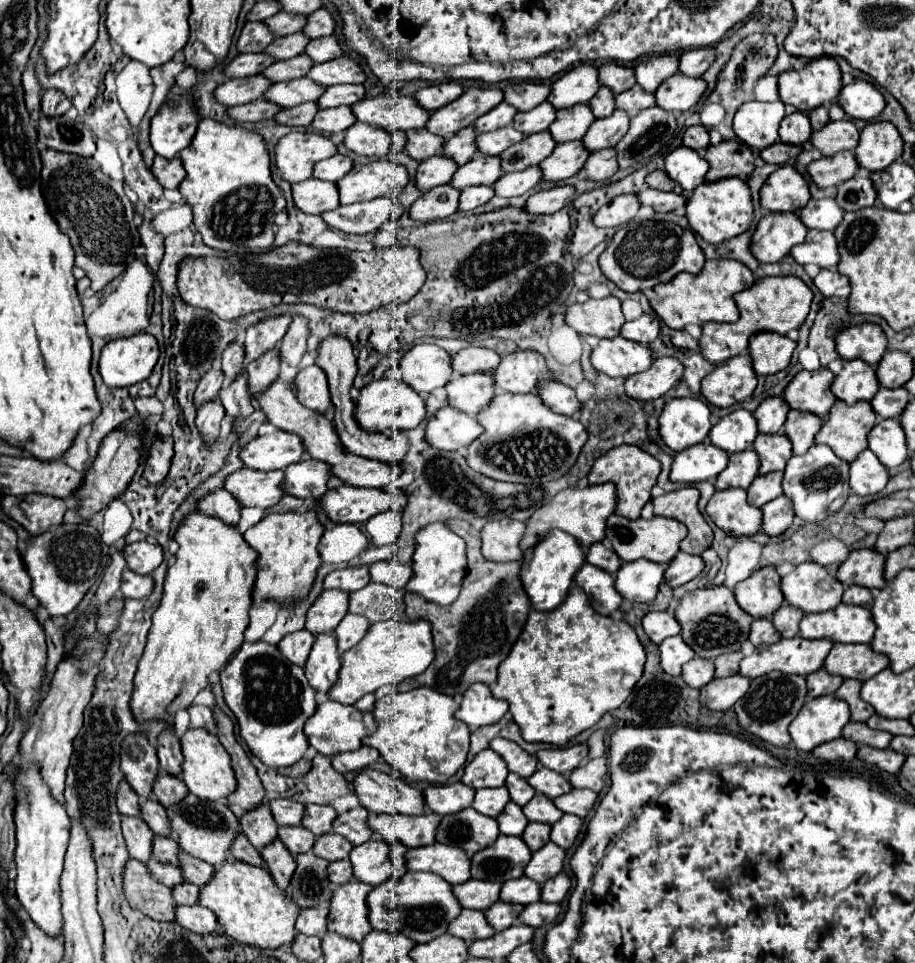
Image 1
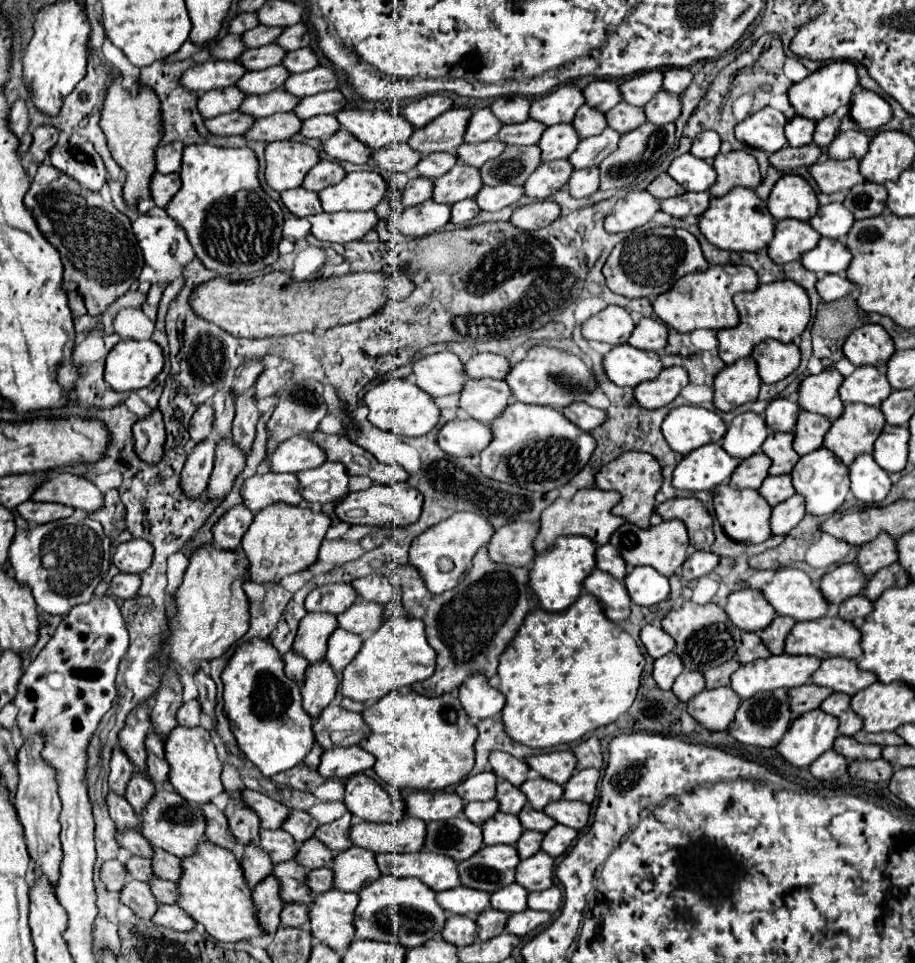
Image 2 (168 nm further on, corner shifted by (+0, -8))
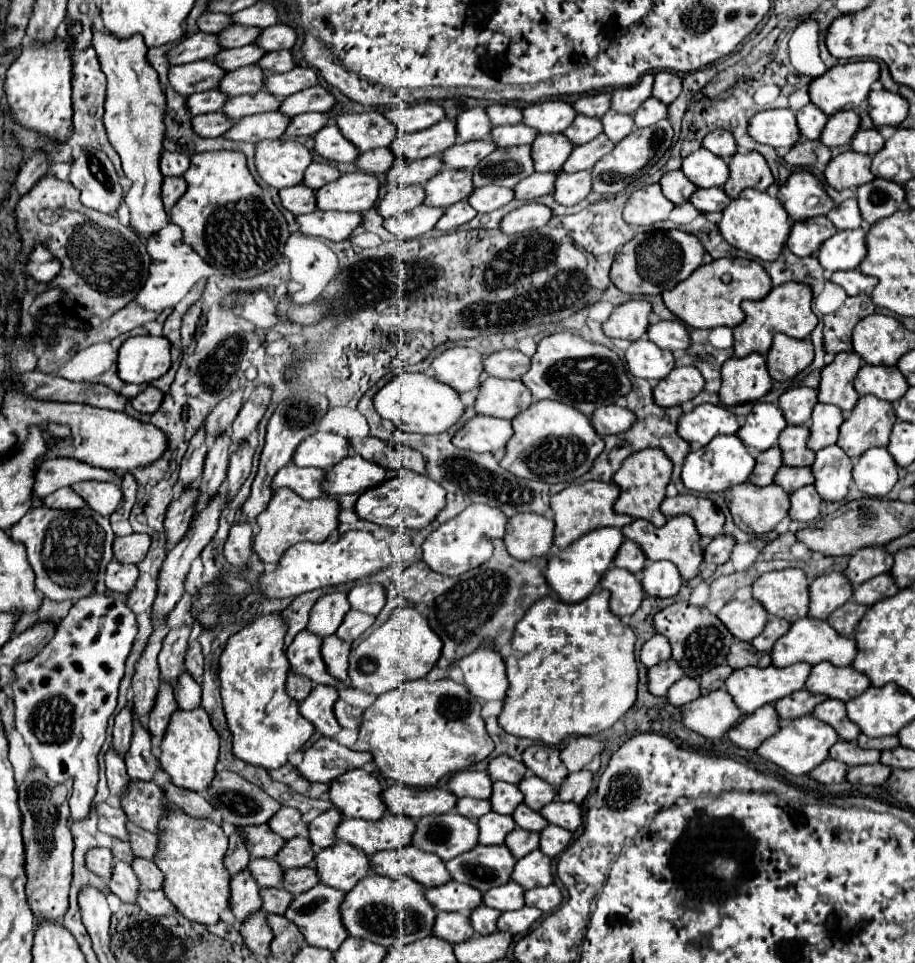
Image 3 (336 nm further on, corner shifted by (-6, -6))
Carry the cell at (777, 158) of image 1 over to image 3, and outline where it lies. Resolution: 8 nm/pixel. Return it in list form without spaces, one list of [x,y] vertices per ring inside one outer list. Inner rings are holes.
[[[799,140],[795,148],[785,154],[785,162],[789,166],[827,166],[831,160],[831,150],[823,146],[821,140]]]

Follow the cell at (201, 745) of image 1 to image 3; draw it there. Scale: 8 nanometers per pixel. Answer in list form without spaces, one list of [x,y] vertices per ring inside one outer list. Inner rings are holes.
[[[199,706],[193,710],[177,708],[171,714],[171,722],[161,740],[159,764],[171,776],[171,782],[179,788],[203,792],[215,776],[215,764],[219,758],[219,734],[213,730],[207,712]]]

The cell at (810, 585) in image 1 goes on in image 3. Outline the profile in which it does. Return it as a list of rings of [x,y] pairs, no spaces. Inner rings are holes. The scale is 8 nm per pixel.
[[[785,568],[759,576],[751,586],[751,594],[771,616],[787,622],[807,616],[809,582],[799,568]]]

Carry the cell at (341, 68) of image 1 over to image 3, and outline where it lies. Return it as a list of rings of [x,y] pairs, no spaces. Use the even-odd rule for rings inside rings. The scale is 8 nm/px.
[[[295,66],[289,72],[269,74],[263,80],[265,90],[269,90],[277,100],[283,100],[289,94],[295,94],[295,92],[309,88],[309,86],[315,86],[315,84],[317,84],[317,74],[309,66]]]

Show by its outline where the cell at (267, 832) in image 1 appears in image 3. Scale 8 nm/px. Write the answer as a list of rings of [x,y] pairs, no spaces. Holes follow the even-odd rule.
[[[247,870],[231,878],[231,894],[229,894],[229,912],[237,918],[237,922],[245,922],[249,914],[261,908],[259,886]]]

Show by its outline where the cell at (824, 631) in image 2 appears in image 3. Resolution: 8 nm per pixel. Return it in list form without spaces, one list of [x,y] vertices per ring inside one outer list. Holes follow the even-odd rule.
[[[803,618],[799,622],[791,624],[791,630],[779,638],[771,650],[771,664],[785,668],[797,662],[807,662],[811,666],[819,662],[831,662],[833,666],[851,666],[855,656],[855,640],[851,638],[841,638],[827,622],[821,622],[817,618]]]

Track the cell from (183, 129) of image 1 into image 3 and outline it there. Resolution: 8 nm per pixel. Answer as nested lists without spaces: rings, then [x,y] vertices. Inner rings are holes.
[[[167,154],[161,156],[161,174],[163,176],[183,176],[189,168],[189,156],[187,154]]]

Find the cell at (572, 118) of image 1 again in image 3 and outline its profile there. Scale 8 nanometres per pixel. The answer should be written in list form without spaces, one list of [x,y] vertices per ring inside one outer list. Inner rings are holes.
[[[539,134],[531,144],[535,172],[559,172],[573,146],[563,134]]]

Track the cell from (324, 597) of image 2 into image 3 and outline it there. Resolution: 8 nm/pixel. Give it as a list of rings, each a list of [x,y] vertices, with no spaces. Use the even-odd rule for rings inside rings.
[[[343,592],[325,594],[313,606],[307,630],[319,638],[325,638],[339,628],[347,612],[349,612],[349,606],[347,606],[347,598]]]

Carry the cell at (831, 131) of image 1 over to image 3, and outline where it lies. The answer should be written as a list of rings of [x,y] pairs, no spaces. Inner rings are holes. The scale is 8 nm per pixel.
[[[875,128],[859,130],[859,134],[855,134],[855,138],[851,140],[851,148],[855,152],[869,154],[869,156],[875,156],[883,148],[883,144],[885,144],[885,140],[883,140],[883,136]]]

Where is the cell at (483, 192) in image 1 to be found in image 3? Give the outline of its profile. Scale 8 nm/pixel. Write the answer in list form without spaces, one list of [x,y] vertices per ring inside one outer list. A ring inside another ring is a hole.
[[[465,200],[465,202],[457,202],[455,206],[449,206],[449,208],[445,210],[445,214],[439,218],[439,222],[437,222],[435,228],[441,230],[441,232],[457,230],[459,226],[467,224],[469,220],[473,220],[475,214],[477,214],[477,212],[469,206],[467,200]]]

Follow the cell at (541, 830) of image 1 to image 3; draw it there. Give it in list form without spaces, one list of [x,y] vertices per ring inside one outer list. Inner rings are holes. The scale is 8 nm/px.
[[[511,830],[505,838],[505,846],[509,848],[509,852],[519,860],[523,856],[527,856],[529,852],[533,852],[539,846],[539,834],[531,834],[527,830]]]

